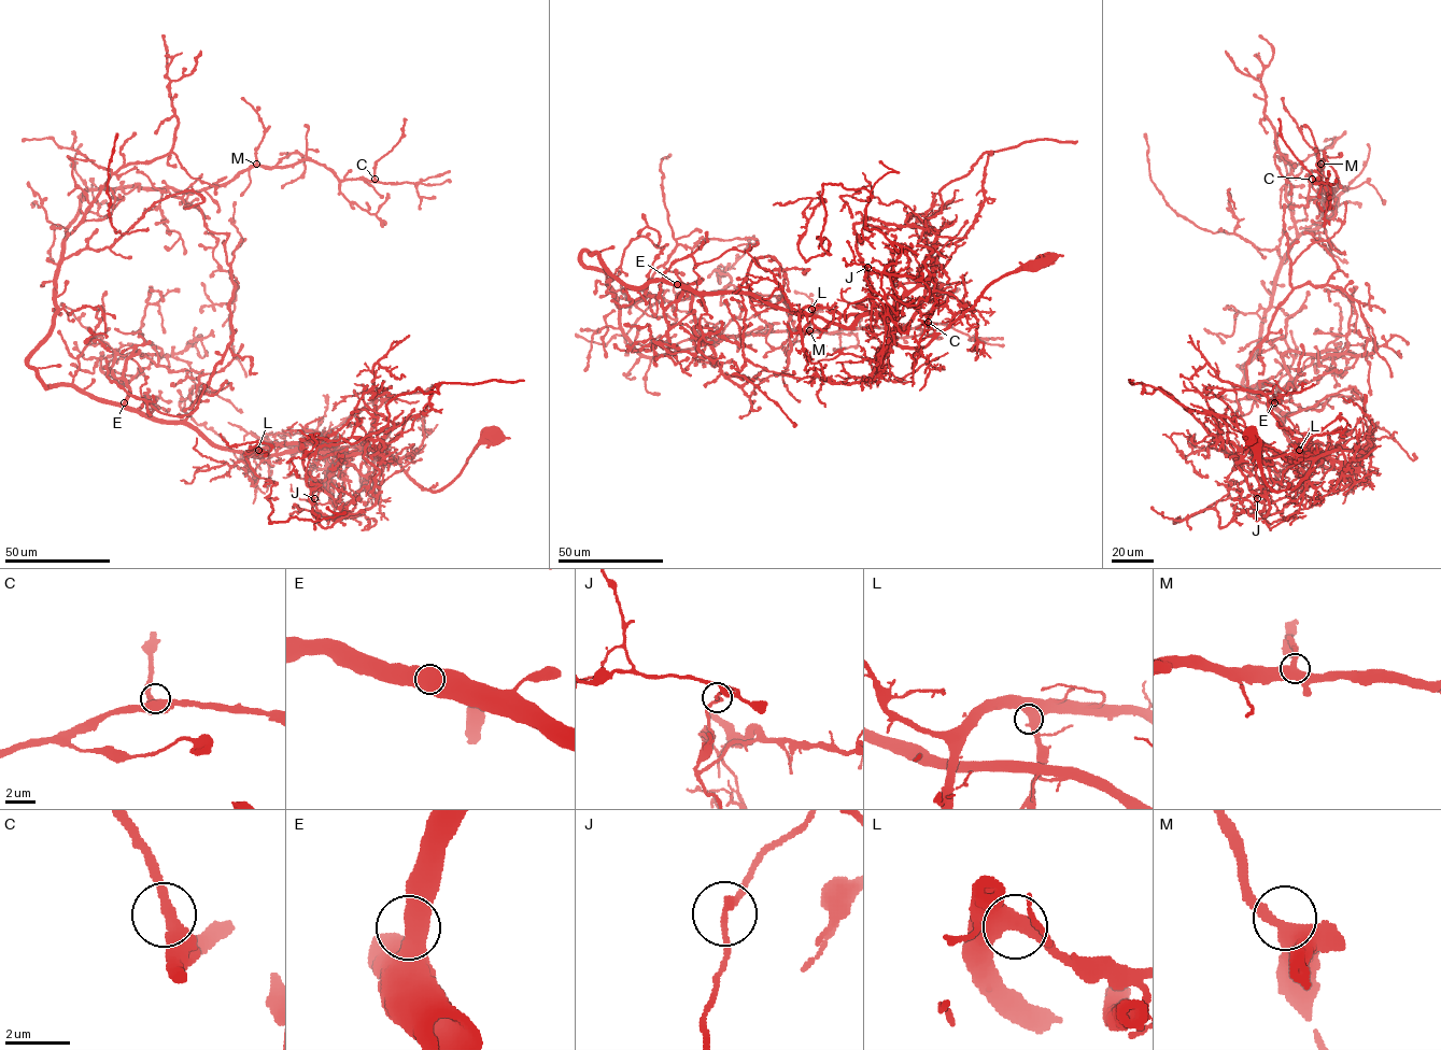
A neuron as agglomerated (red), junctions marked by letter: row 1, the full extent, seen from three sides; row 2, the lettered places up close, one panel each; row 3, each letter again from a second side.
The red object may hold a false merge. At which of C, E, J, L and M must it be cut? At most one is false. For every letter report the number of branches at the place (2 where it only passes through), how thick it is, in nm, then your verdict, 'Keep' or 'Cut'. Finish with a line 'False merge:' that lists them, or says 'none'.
C: Branches: 2. Thickness 440 nm. Keep
E: Branches: 2. Thickness 550 nm. Keep
J: Branches: 2. Thickness 200 nm. Cut
L: Branches: 2. Thickness 600 nm. Keep
M: Branches: 2. Thickness 480 nm. Keep
False merge: J

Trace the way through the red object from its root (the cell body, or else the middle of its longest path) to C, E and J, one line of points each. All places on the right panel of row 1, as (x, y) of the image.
C: (1251, 435), (1275, 491), (1338, 448), (1305, 455), (1241, 368), (1347, 189), (1312, 179)
E: (1251, 435), (1262, 479), (1275, 491), (1293, 490), (1319, 456), (1338, 448), (1305, 455), (1286, 437), (1274, 402)
J: (1251, 435), (1273, 491), (1293, 490), (1313, 459), (1299, 456), (1282, 472), (1266, 495), (1265, 516), (1257, 498)

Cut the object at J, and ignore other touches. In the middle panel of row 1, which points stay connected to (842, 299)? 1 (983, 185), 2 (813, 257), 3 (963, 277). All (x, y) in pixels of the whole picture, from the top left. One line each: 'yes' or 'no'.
1: no
2: no
3: yes

